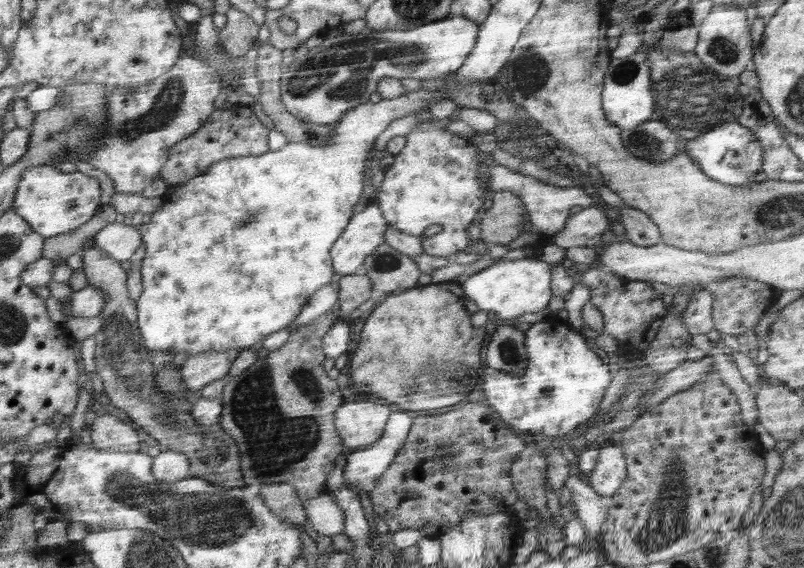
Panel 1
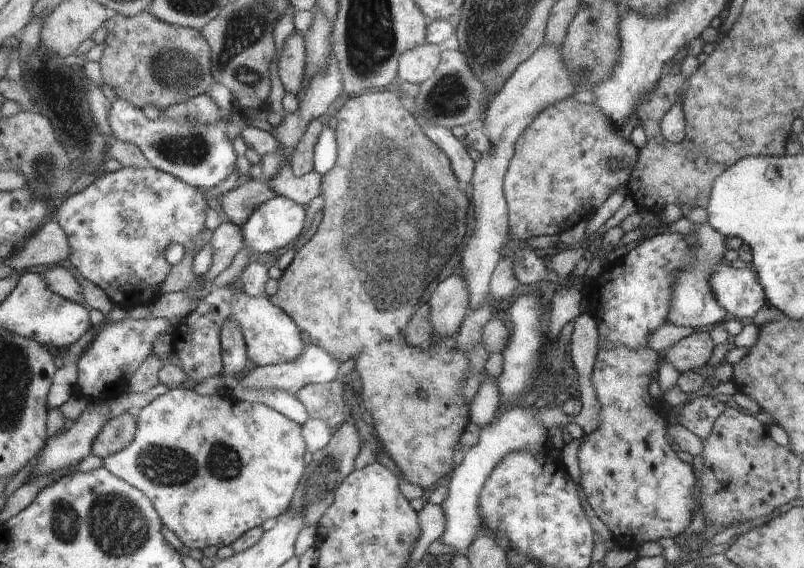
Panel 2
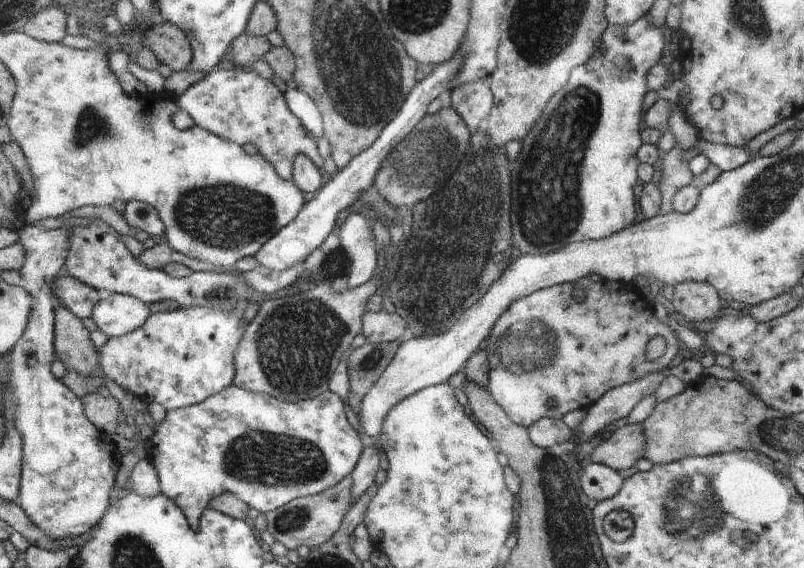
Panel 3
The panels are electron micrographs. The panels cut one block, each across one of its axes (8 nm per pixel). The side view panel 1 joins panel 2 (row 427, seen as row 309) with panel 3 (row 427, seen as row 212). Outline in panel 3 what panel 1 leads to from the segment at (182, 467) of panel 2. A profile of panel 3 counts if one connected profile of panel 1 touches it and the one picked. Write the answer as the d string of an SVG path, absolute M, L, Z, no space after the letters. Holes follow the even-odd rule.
M235 385L228 386L228 389L223 393L212 396L208 401L202 402L196 406L174 409L167 412L167 417L164 421L155 428L155 433L148 440L148 457L156 466L160 479L162 482L163 494L168 494L170 498L174 498L180 502L183 510L187 511L188 517L196 528L200 525L202 514L207 510L208 506L220 497L224 492L232 492L236 494L236 498L243 499L248 504L248 507L255 508L258 512L271 513L274 510L282 508L292 500L300 497L312 497L313 495L323 493L324 490L339 484L342 478L351 476L354 467L363 456L362 442L358 432L350 426L350 422L346 420L346 412L342 406L342 398L338 394L324 393L319 397L308 399L307 401L300 401L296 403L282 402L279 399L272 398L268 394L254 393L243 390Z

